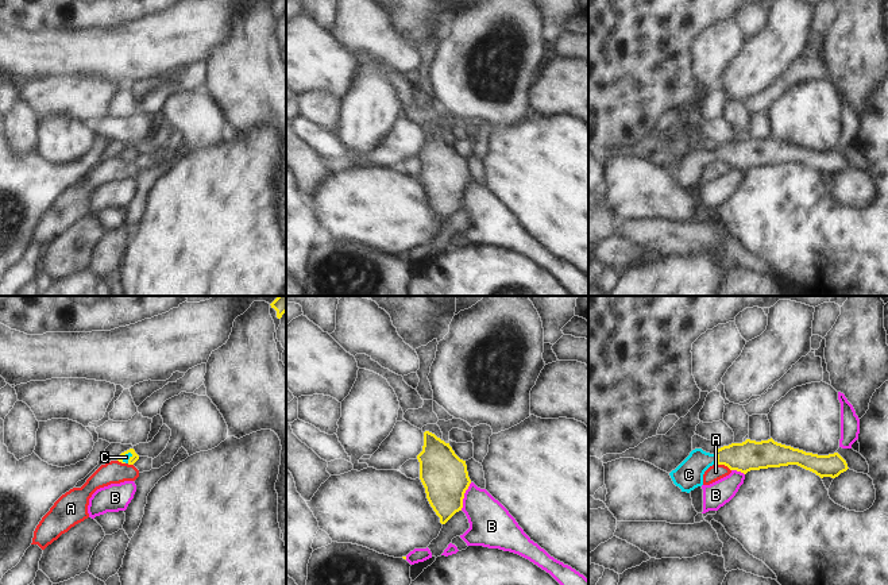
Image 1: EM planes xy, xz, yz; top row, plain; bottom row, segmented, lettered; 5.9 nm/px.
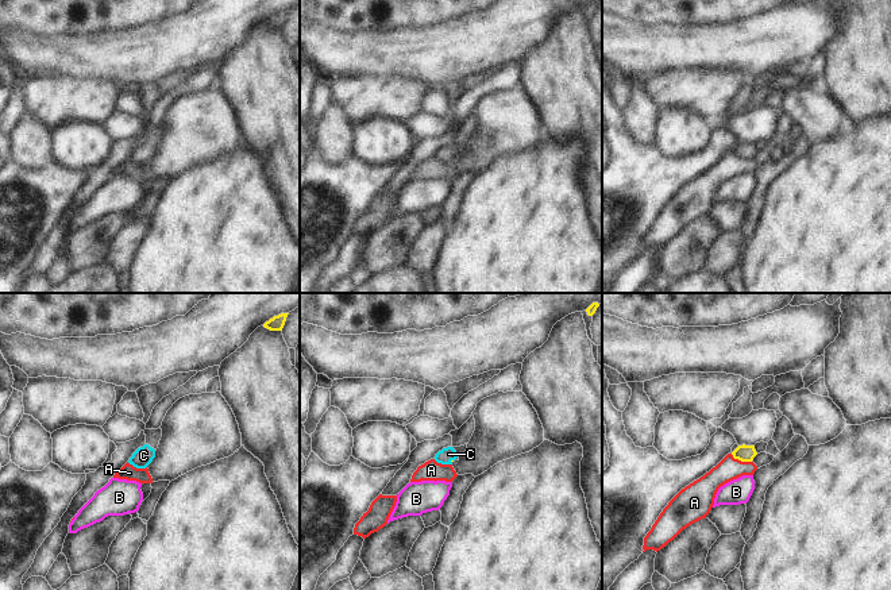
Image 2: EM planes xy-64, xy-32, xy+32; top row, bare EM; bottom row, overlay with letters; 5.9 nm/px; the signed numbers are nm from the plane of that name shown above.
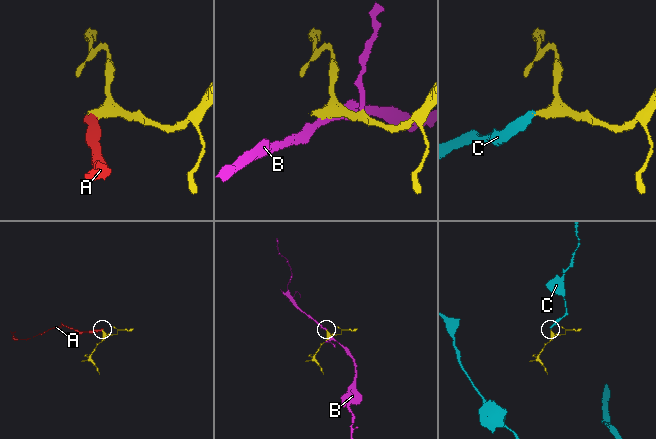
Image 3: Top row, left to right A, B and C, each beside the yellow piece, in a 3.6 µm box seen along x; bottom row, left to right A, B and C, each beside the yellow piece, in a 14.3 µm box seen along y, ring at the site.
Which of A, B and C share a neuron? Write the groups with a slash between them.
A / B / C

